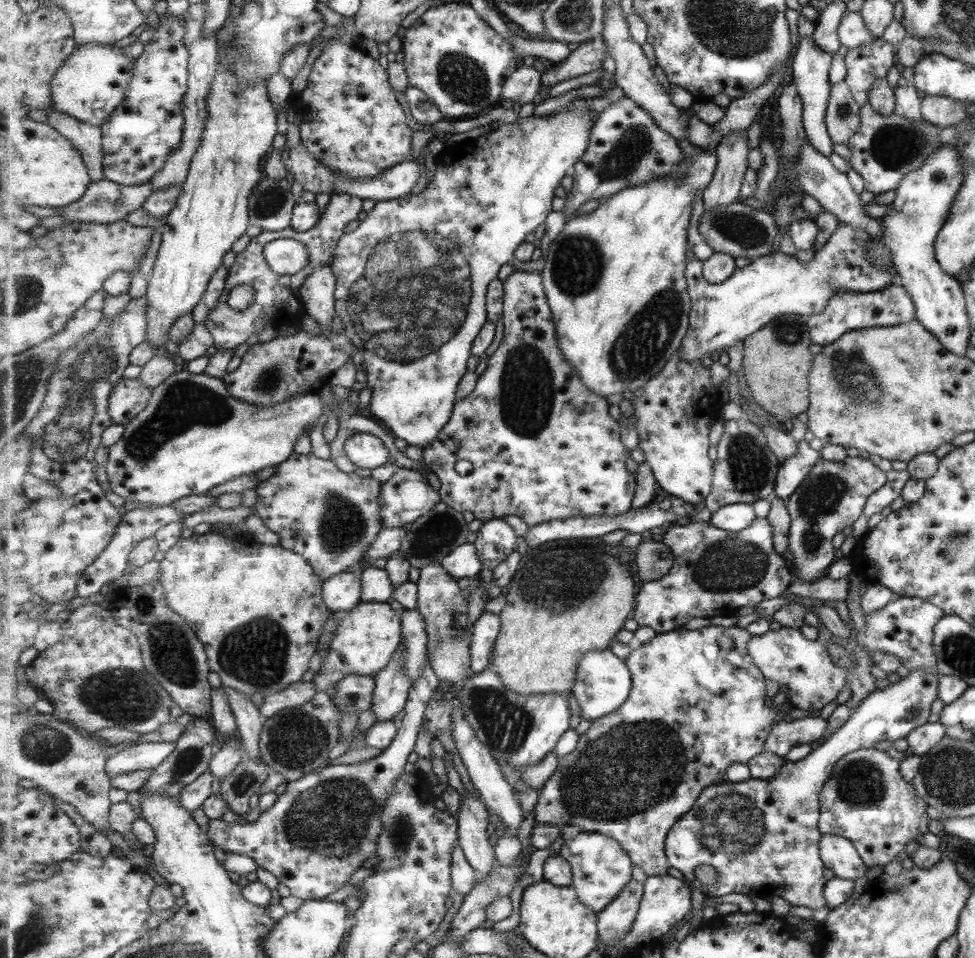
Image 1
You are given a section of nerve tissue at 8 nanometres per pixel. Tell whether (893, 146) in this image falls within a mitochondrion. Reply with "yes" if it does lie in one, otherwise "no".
yes

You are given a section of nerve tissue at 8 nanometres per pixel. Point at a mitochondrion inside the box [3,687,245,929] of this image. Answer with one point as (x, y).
(42, 743)

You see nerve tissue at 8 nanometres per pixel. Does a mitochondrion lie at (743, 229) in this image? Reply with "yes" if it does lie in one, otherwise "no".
yes

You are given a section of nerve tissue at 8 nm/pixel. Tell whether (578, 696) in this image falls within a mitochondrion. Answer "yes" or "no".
no

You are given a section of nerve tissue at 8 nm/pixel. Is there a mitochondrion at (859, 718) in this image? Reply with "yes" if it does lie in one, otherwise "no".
no

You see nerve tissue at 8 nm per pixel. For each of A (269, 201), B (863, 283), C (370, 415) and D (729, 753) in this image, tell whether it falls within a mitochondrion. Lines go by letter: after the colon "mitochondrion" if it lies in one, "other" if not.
A: mitochondrion
B: other
C: other
D: other

